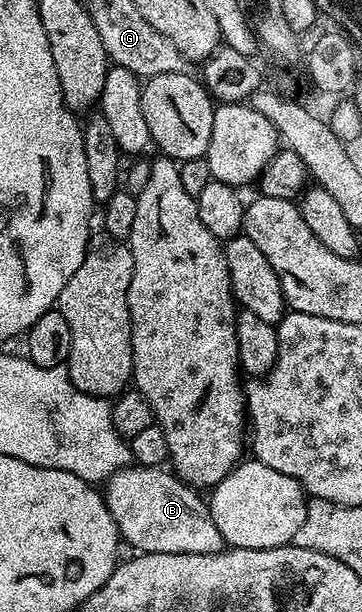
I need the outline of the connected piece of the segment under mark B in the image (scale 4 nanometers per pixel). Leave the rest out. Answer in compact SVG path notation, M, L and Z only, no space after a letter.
M120 467L105 481L101 491L122 542L139 553L205 553L224 550L211 508L198 490L188 487L178 475L163 467Z

